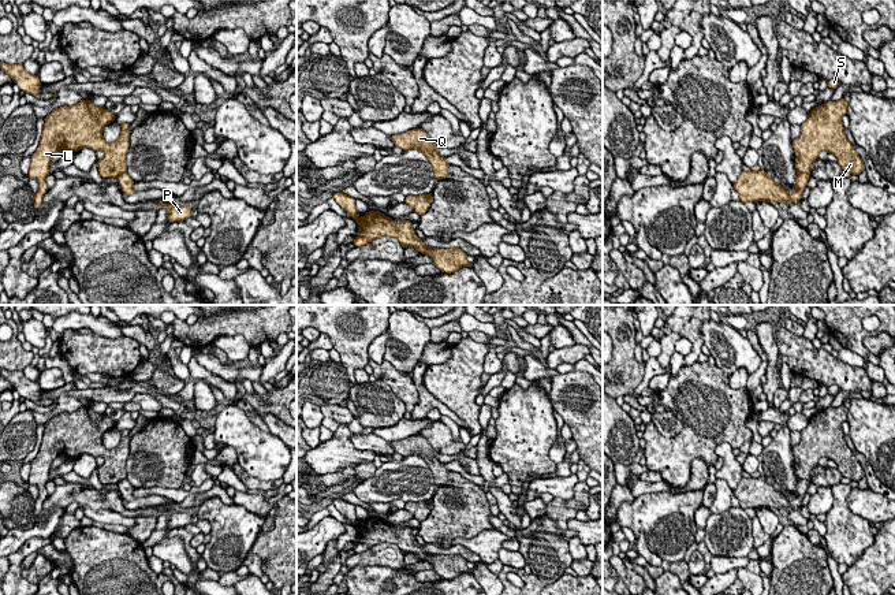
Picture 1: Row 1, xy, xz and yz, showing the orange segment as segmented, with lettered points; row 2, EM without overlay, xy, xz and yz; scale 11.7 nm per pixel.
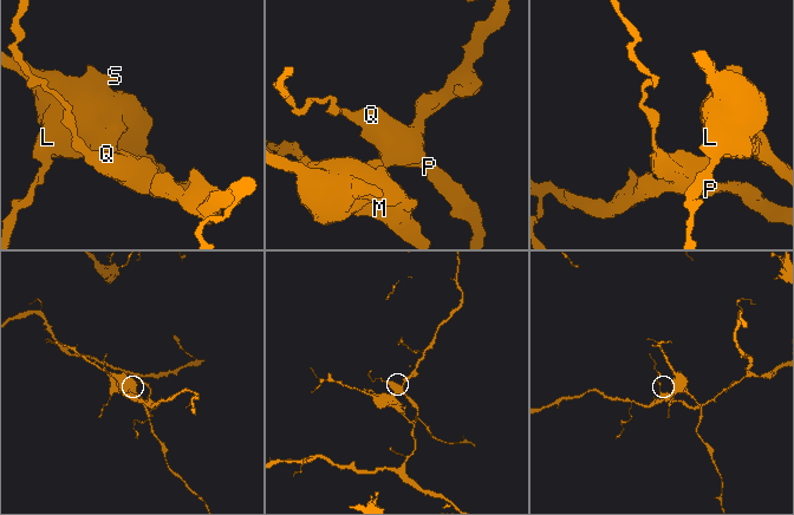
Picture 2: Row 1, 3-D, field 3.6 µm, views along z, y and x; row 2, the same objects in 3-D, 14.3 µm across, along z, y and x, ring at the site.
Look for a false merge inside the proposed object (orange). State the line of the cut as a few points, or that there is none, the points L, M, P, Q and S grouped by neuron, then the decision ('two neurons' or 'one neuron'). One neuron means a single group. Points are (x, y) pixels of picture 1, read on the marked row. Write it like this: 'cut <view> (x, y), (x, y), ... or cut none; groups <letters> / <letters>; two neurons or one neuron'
cut yz (798, 171), (808, 175); groups L M S / P Q; two neurons

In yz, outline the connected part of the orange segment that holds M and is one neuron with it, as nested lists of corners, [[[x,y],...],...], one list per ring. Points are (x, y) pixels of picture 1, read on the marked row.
[[[843,97],[829,100],[809,112],[806,122],[801,124],[801,135],[791,142],[798,172],[810,175],[812,164],[823,150],[835,155],[842,170],[851,175],[865,171],[862,159],[844,134],[842,116],[846,115],[847,105],[849,101]]]

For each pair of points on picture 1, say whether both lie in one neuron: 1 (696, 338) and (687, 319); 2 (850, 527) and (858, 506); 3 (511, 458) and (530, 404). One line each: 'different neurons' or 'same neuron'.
1: same neuron
2: different neurons
3: same neuron

